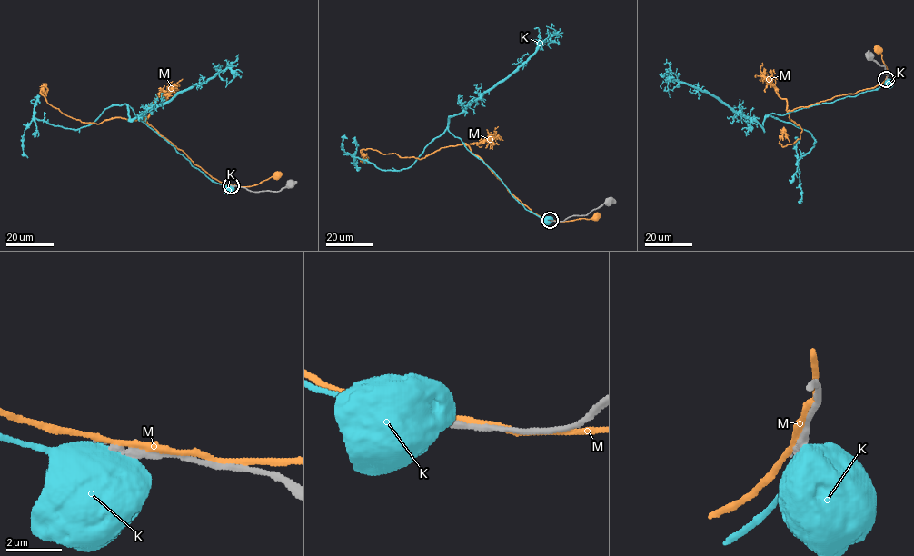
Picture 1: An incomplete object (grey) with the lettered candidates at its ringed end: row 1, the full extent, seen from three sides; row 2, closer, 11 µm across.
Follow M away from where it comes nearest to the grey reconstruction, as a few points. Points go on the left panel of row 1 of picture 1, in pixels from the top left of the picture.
M: (230, 184), (256, 185), (276, 175)

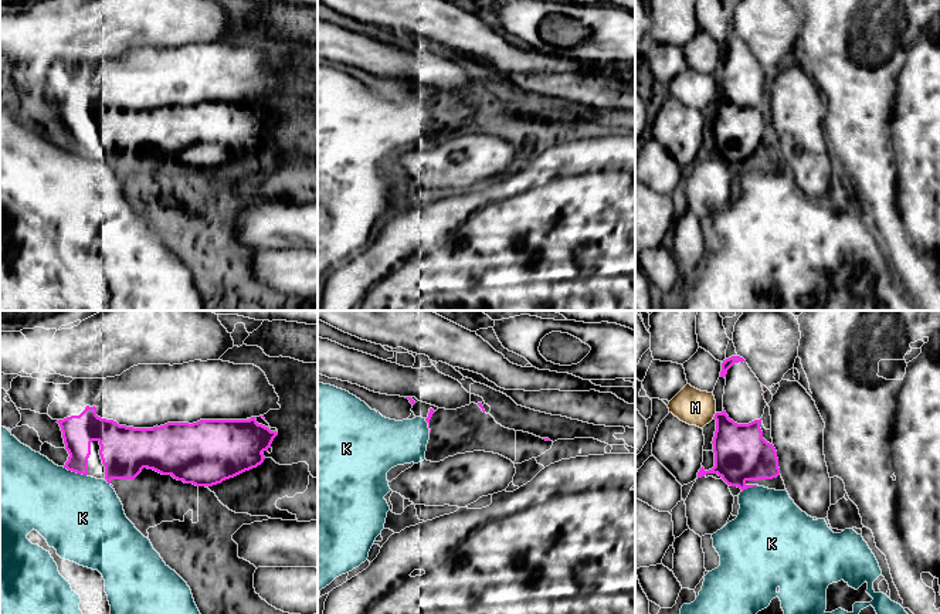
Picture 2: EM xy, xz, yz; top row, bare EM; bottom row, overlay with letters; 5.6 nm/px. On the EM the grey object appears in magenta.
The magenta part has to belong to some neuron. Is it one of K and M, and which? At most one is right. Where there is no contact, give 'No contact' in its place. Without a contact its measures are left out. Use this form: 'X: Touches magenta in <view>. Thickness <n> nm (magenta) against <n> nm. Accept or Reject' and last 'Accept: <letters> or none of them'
K: Touches magenta in xy. Thickness 190 nm (magenta) against 460 nm. Reject
M: Touches magenta in yz. Thickness 300 nm (magenta) against 200 nm. Reject
Accept: none of them

